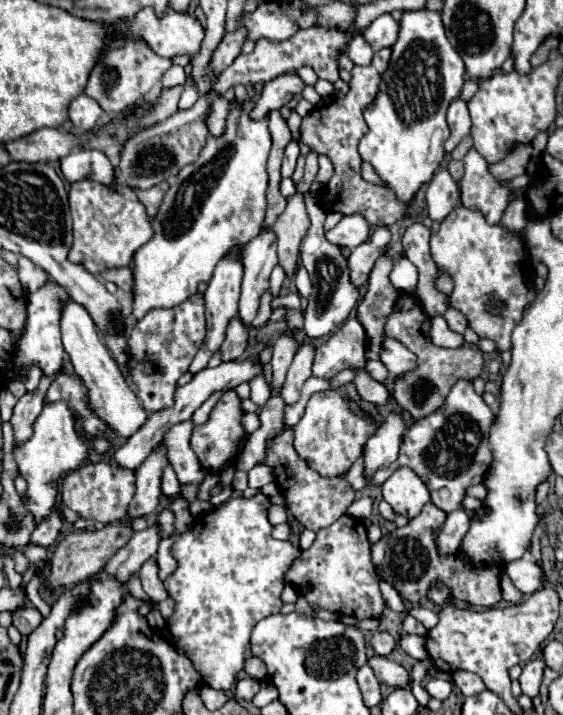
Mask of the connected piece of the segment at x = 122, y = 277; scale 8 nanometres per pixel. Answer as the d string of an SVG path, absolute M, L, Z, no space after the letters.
M113 268L113 270L103 270L101 276L107 280L107 282L115 282L125 294L129 294L129 288L131 288L131 280L133 280L133 274L129 268Z

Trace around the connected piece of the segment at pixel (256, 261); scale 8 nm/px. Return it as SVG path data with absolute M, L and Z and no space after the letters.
M261 228L259 236L255 236L243 250L243 286L241 286L241 300L239 300L239 318L249 324L259 308L259 298L265 290L269 290L269 274L277 264L277 236L271 228Z

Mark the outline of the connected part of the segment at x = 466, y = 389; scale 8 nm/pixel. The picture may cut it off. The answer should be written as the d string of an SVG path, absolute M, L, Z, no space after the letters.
M459 380L451 388L449 396L445 398L445 404L437 412L417 420L405 432L407 436L403 436L397 462L393 462L383 470L373 472L369 476L369 484L379 486L397 468L407 466L423 480L423 484L431 492L433 504L437 504L445 512L459 510L467 488L471 484L483 482L485 472L493 462L493 452L489 448L489 432L493 422L495 422L495 414L483 402L483 398L473 390L473 384L469 380Z

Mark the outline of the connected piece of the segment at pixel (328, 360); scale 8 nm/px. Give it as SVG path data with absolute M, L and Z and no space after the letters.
M349 316L343 326L333 332L315 354L313 362L313 376L321 378L333 378L337 372L351 368L359 370L365 368L365 344L367 344L367 332L363 324Z

